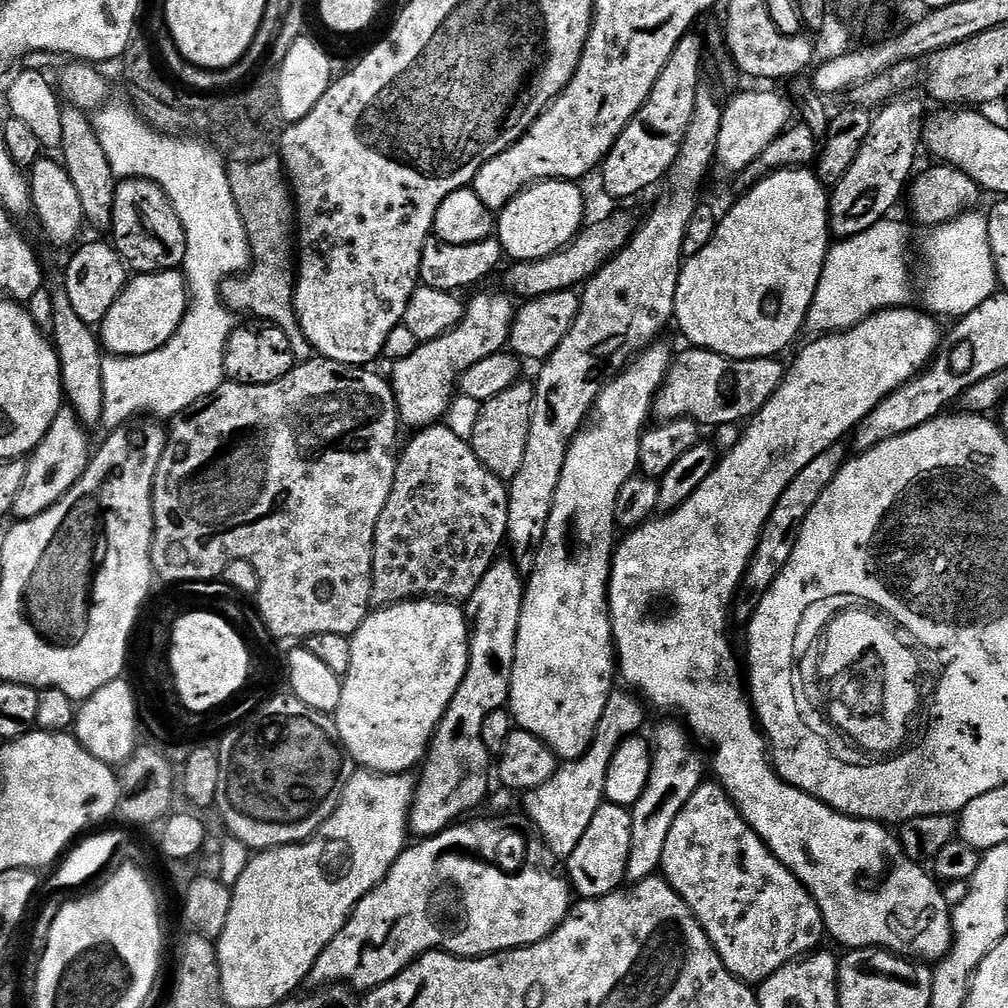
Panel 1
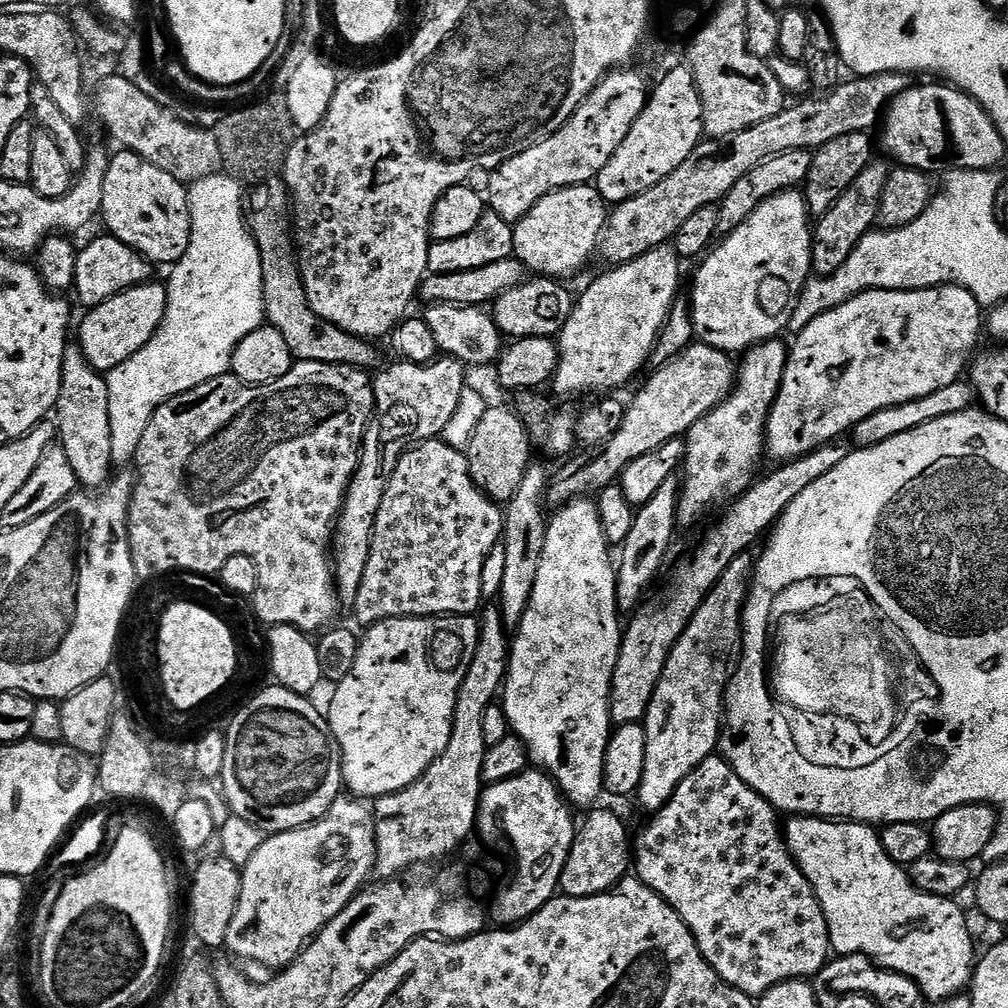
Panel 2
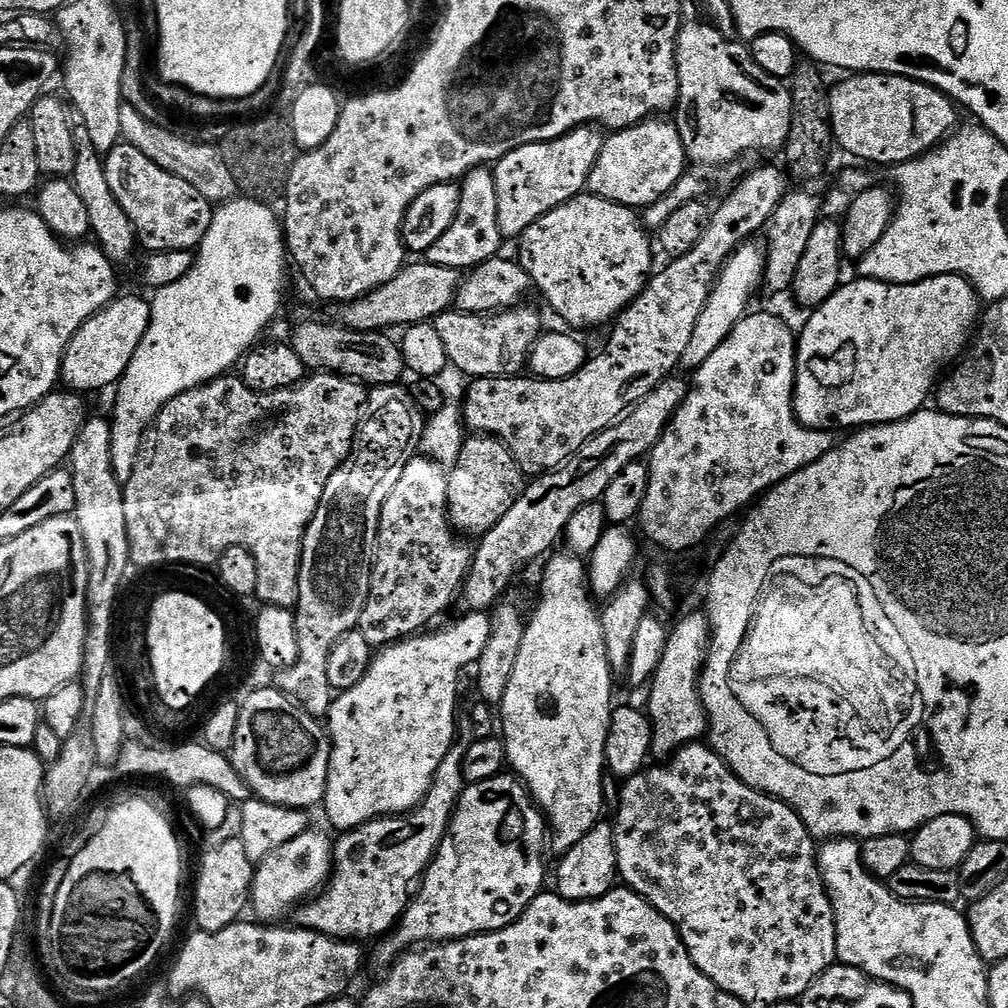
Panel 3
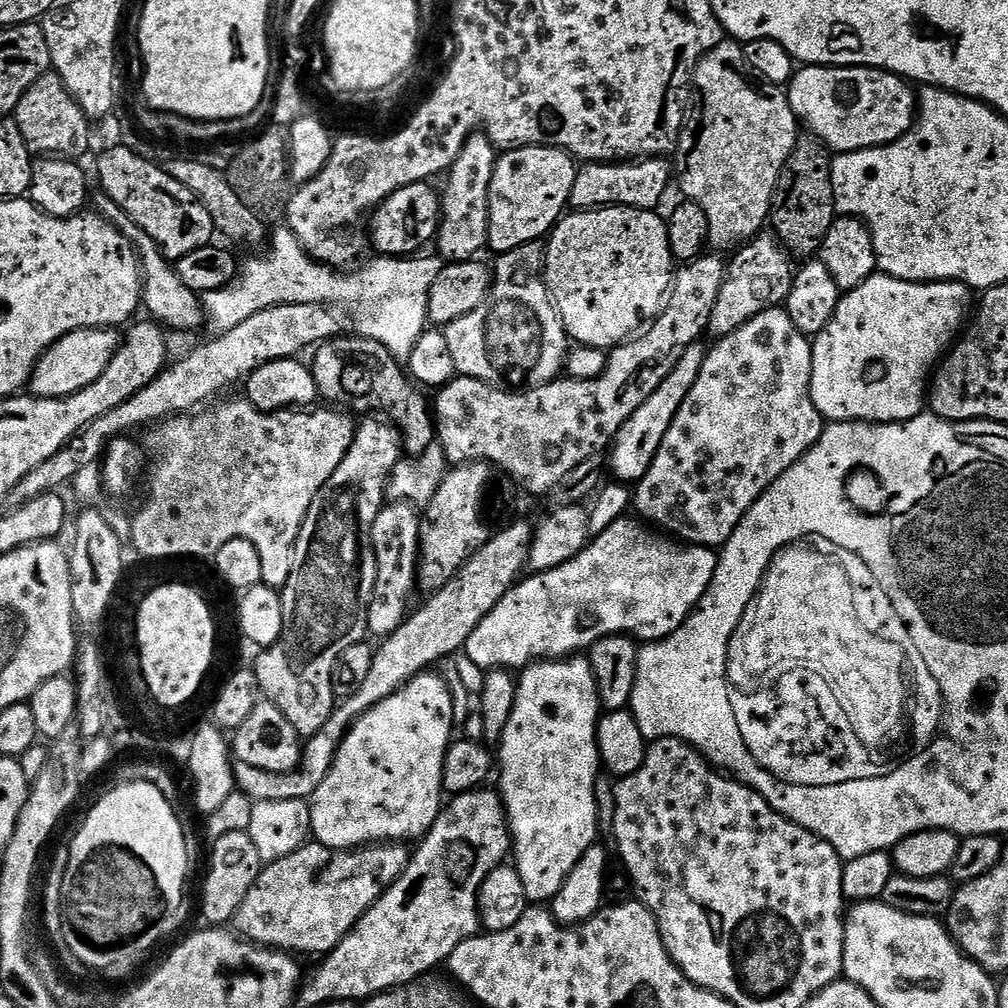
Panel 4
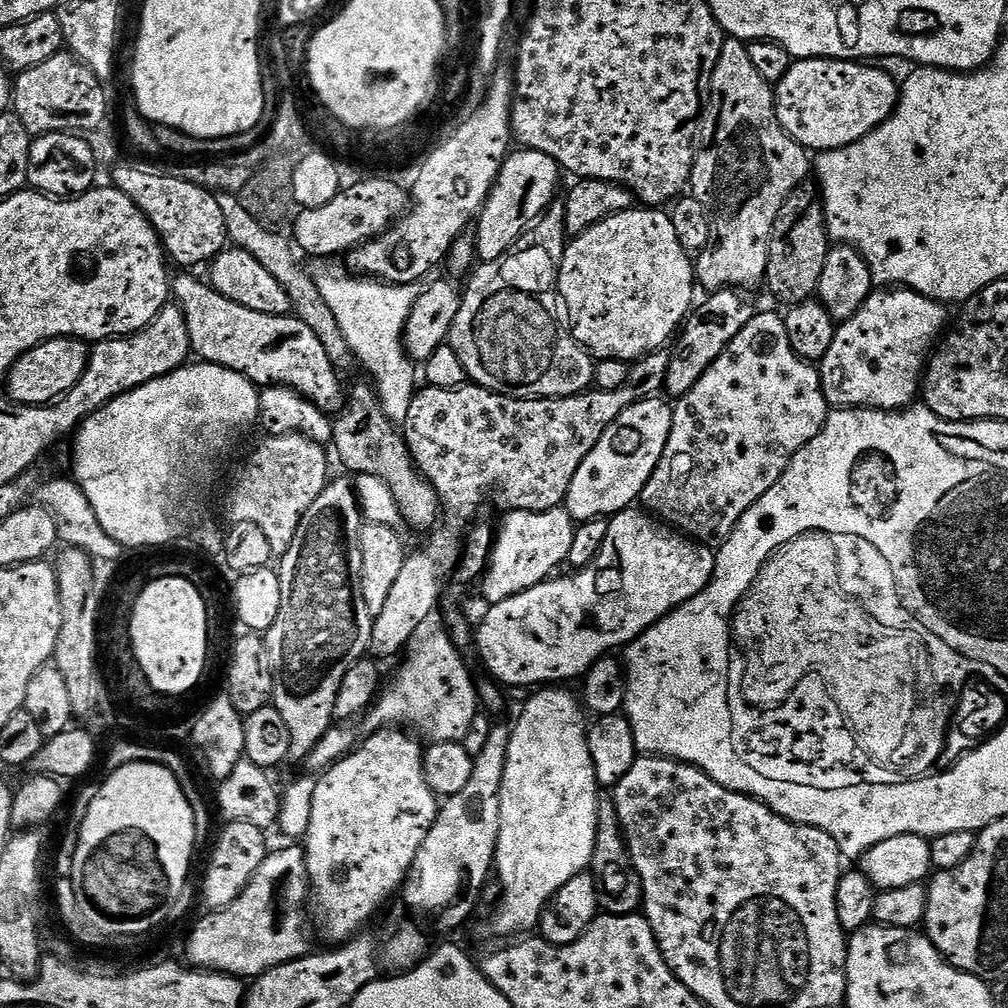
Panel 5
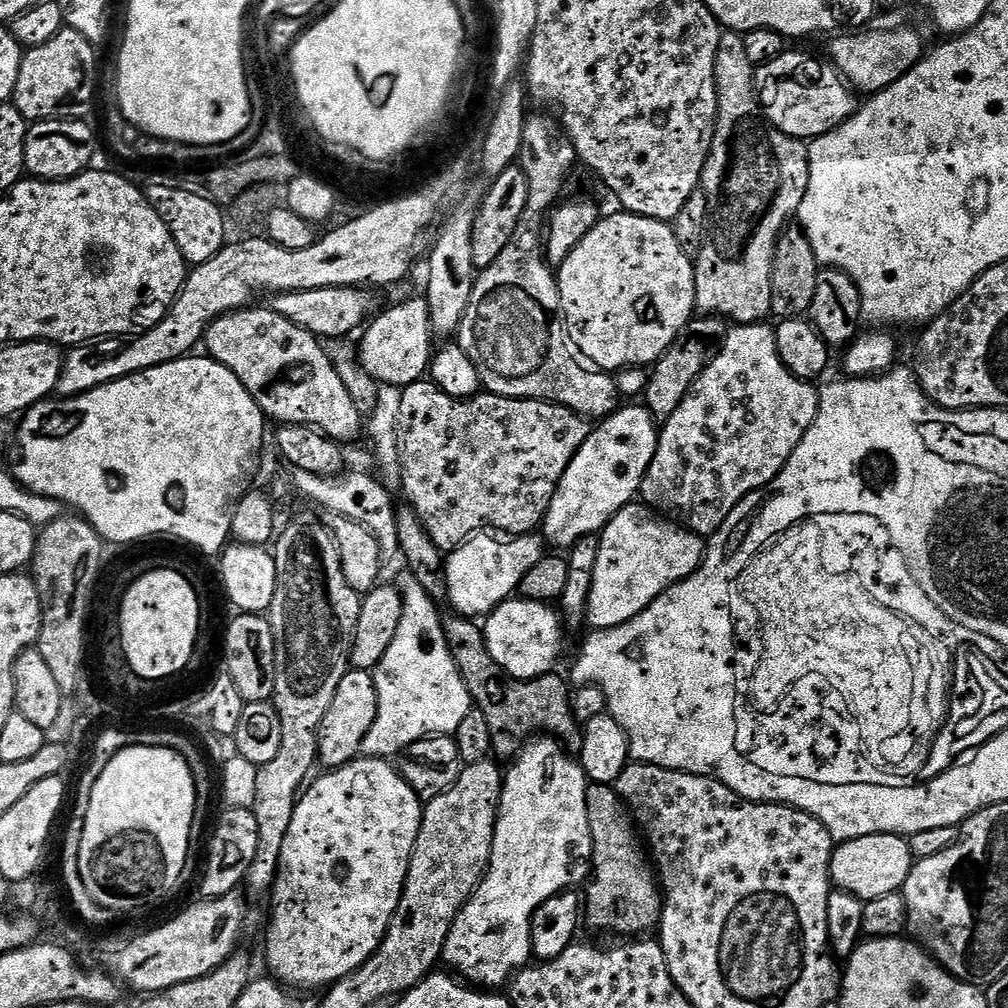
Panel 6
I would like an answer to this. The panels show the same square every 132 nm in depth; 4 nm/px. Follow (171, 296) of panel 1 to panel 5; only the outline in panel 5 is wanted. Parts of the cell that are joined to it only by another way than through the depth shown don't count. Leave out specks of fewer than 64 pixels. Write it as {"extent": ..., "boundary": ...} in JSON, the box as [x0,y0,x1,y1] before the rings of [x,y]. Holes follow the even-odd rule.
{"extent":[7,336,89,405],"boundary":[[[59,336],[56,340],[48,340],[37,348],[32,348],[22,354],[8,371],[7,399],[18,404],[38,405],[59,400],[82,378],[88,365],[89,351],[89,345],[85,341],[70,336]]]}

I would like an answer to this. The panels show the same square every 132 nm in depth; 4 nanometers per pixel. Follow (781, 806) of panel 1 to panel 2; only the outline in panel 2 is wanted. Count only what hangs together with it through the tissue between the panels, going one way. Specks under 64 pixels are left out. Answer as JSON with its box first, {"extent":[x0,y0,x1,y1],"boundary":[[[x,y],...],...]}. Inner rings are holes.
{"extent":[766,284,982,1002],"boundary":[[[940,284],[937,288],[899,288],[898,290],[870,290],[859,292],[854,298],[842,302],[834,310],[814,318],[810,326],[801,332],[795,333],[788,349],[788,361],[782,378],[782,386],[776,395],[774,406],[768,415],[768,431],[766,433],[766,456],[770,461],[787,462],[805,456],[808,452],[820,448],[823,444],[831,444],[843,434],[851,433],[858,422],[870,418],[870,414],[878,414],[887,408],[896,408],[902,402],[914,402],[914,398],[926,398],[926,394],[934,394],[934,390],[942,390],[965,375],[974,353],[977,351],[976,343],[982,336],[982,309],[980,303],[966,290],[957,284]],[[792,816],[789,821],[782,828],[788,853],[804,872],[822,906],[828,927],[828,943],[837,957],[866,956],[873,965],[913,980],[928,1002],[961,995],[971,985],[978,951],[972,945],[968,920],[955,899],[926,894],[915,888],[907,871],[894,863],[890,854],[886,854],[875,827],[859,822],[826,820],[818,816]]]}

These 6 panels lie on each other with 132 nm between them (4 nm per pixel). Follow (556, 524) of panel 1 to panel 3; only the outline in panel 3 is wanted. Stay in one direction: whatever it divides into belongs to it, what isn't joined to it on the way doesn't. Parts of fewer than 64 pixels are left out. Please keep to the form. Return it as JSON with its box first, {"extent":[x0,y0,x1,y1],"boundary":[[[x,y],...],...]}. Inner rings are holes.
{"extent":[498,555,614,854],"boundary":[[[553,555],[547,561],[548,569],[540,584],[540,602],[525,623],[514,674],[510,674],[510,686],[506,686],[506,694],[498,705],[502,732],[504,728],[502,739],[507,767],[523,780],[528,793],[543,812],[550,829],[550,848],[556,854],[569,852],[578,842],[582,842],[582,838],[586,838],[595,824],[601,823],[600,812],[605,811],[602,790],[606,775],[604,751],[614,707],[614,673],[606,658],[600,612],[588,598],[585,561],[579,556],[563,555]]]}

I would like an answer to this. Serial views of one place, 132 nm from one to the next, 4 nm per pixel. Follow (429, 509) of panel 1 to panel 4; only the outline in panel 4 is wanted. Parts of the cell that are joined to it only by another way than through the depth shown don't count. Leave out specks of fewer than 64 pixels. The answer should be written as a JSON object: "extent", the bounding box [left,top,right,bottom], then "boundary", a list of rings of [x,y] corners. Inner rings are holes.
{"extent":[368,503,421,638],"boundary":[[[385,503],[372,527],[372,549],[376,559],[374,594],[368,607],[368,636],[383,638],[394,634],[410,615],[408,603],[412,591],[418,588],[416,565],[420,562],[420,521],[421,513],[411,504]]]}

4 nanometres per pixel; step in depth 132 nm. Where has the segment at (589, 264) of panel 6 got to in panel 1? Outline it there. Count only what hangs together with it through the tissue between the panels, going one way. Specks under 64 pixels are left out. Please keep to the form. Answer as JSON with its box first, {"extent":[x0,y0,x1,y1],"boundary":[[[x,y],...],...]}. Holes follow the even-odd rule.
{"extent":[495,180,585,261],"boundary":[[[542,180],[519,192],[498,213],[495,235],[509,261],[541,260],[560,251],[585,227],[584,192],[570,180]]]}

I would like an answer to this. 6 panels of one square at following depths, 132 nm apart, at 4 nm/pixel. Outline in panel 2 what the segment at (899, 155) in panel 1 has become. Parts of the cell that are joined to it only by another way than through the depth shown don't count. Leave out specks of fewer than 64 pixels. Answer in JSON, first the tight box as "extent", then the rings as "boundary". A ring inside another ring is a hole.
{"extent":[812,158,889,277],"boundary":[[[880,158],[873,159],[862,170],[862,174],[858,174],[858,178],[854,178],[854,182],[846,186],[846,194],[842,194],[842,198],[838,198],[838,202],[834,202],[834,206],[830,206],[830,210],[826,210],[826,214],[815,221],[812,234],[812,270],[817,277],[834,274],[838,266],[842,266],[842,262],[846,262],[850,254],[854,254],[854,246],[858,246],[860,239],[873,231],[889,171],[889,165],[884,165]]]}

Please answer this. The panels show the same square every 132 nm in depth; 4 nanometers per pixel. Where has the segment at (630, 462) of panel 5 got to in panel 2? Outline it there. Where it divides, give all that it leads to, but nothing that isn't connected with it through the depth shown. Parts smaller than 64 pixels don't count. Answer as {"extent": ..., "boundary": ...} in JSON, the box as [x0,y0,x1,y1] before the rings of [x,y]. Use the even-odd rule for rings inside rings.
{"extent":[690,191,813,354],"boundary":[[[803,191],[777,192],[762,202],[762,206],[758,206],[758,210],[754,210],[754,214],[750,214],[742,226],[723,237],[699,261],[700,269],[696,272],[696,281],[692,284],[692,296],[690,295],[695,339],[729,354],[740,354],[761,344],[763,340],[777,339],[781,335],[780,331],[783,333],[787,329],[792,305],[796,303],[801,288],[813,275],[812,234],[810,209],[804,200]]]}

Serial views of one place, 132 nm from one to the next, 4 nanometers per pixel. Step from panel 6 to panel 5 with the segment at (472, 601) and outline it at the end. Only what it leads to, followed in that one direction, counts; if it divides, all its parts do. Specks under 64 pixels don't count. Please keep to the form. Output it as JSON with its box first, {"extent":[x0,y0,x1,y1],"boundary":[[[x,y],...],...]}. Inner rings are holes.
{"extent":[482,507,576,605],"boundary":[[[567,507],[551,508],[545,512],[507,513],[502,527],[496,533],[496,544],[492,557],[482,577],[484,596],[489,605],[506,602],[506,598],[522,594],[534,586],[544,583],[553,575],[552,571],[567,561],[570,542],[574,542],[576,524]]]}

